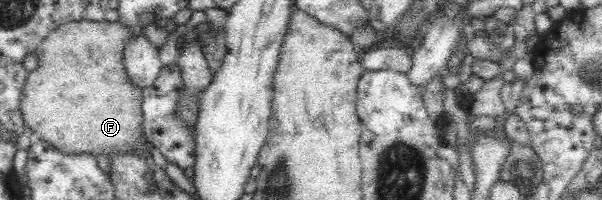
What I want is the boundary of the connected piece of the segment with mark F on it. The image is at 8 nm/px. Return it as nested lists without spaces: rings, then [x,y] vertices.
[[[81,21],[64,22],[54,29],[36,49],[36,57],[38,57],[38,69],[27,74],[26,82],[22,91],[21,112],[25,127],[31,129],[33,133],[38,133],[41,140],[46,140],[58,147],[58,151],[66,155],[76,156],[91,156],[92,158],[104,154],[110,157],[113,153],[118,154],[120,148],[135,147],[135,151],[140,151],[140,154],[146,153],[145,149],[149,144],[147,139],[140,133],[140,125],[142,123],[142,108],[143,91],[137,90],[132,83],[129,82],[128,74],[126,74],[124,62],[124,49],[129,41],[129,31],[125,30],[120,23],[112,23],[105,21]]]

